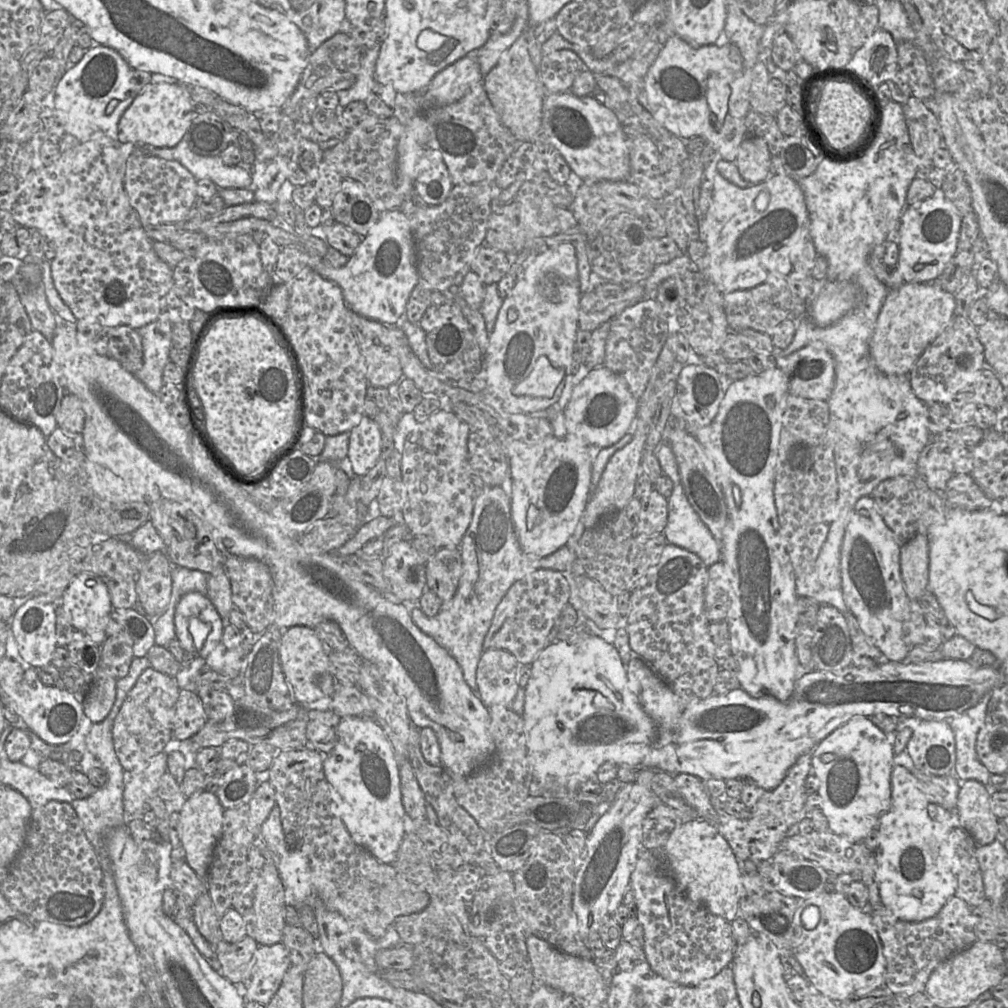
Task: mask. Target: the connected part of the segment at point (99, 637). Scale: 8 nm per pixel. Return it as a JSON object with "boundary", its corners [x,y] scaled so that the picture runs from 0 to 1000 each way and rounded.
{"boundary":[[[89,567],[76,569],[64,584],[59,599],[71,621],[87,630],[96,640],[102,639],[112,605],[103,574]]]}

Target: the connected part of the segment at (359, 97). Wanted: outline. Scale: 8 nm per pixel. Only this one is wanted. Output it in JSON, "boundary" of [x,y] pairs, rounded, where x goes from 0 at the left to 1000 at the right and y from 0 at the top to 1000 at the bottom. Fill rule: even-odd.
{"boundary":[[[374,42],[366,51],[360,53],[358,65],[352,82],[343,89],[334,91],[336,107],[343,106],[350,100],[360,100],[367,94],[373,84],[371,71],[378,44]]]}

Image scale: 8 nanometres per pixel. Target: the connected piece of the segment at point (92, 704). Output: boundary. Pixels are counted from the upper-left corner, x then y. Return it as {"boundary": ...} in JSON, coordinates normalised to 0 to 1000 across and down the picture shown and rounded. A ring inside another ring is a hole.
{"boundary":[[[97,662],[90,671],[90,680],[82,690],[82,709],[91,717],[98,717],[108,708],[115,689],[116,674]]]}

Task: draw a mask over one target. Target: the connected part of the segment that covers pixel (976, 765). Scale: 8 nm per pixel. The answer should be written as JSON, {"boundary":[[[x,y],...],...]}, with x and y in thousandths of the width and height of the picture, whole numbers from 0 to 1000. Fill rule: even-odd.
{"boundary":[[[984,686],[978,688],[966,701],[942,713],[947,731],[947,764],[951,775],[968,774],[975,779],[982,777],[982,767],[971,755],[968,746],[969,729],[978,718],[980,697]]]}

